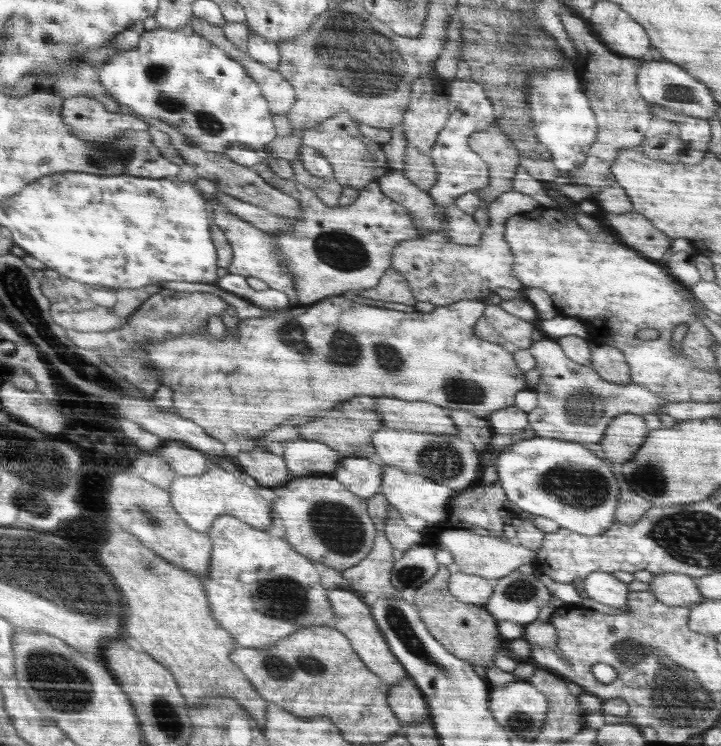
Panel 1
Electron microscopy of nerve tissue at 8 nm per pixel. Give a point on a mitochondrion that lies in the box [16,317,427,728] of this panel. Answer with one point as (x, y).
(58, 681)

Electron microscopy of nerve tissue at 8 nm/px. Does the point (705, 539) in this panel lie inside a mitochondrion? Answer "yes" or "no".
yes

